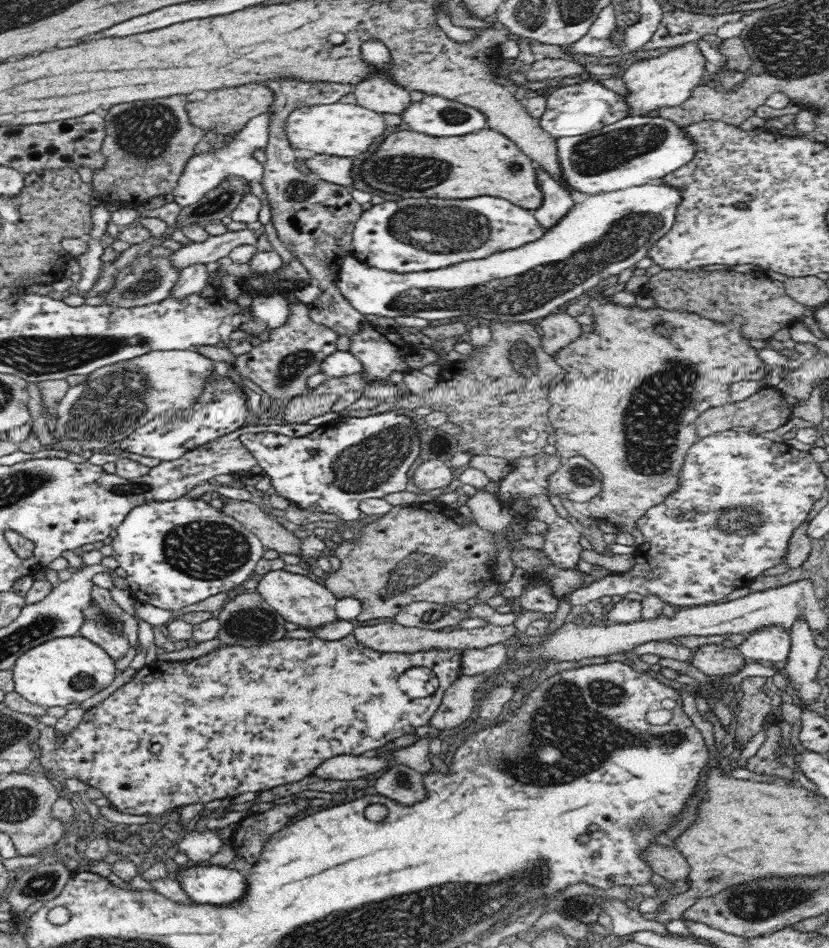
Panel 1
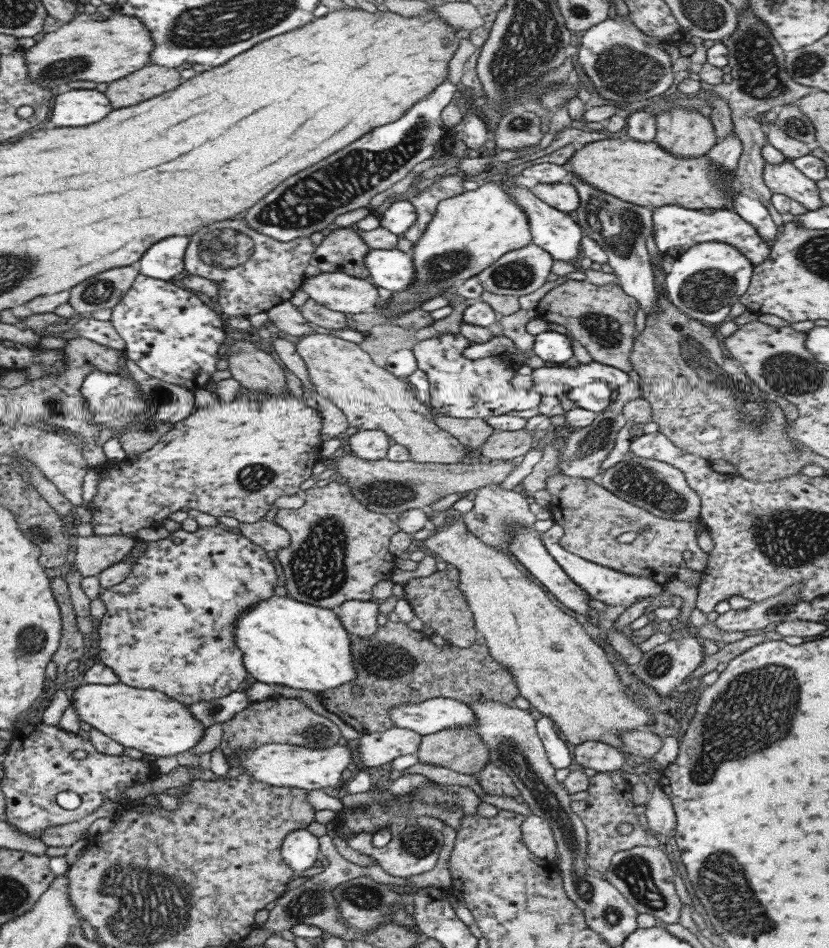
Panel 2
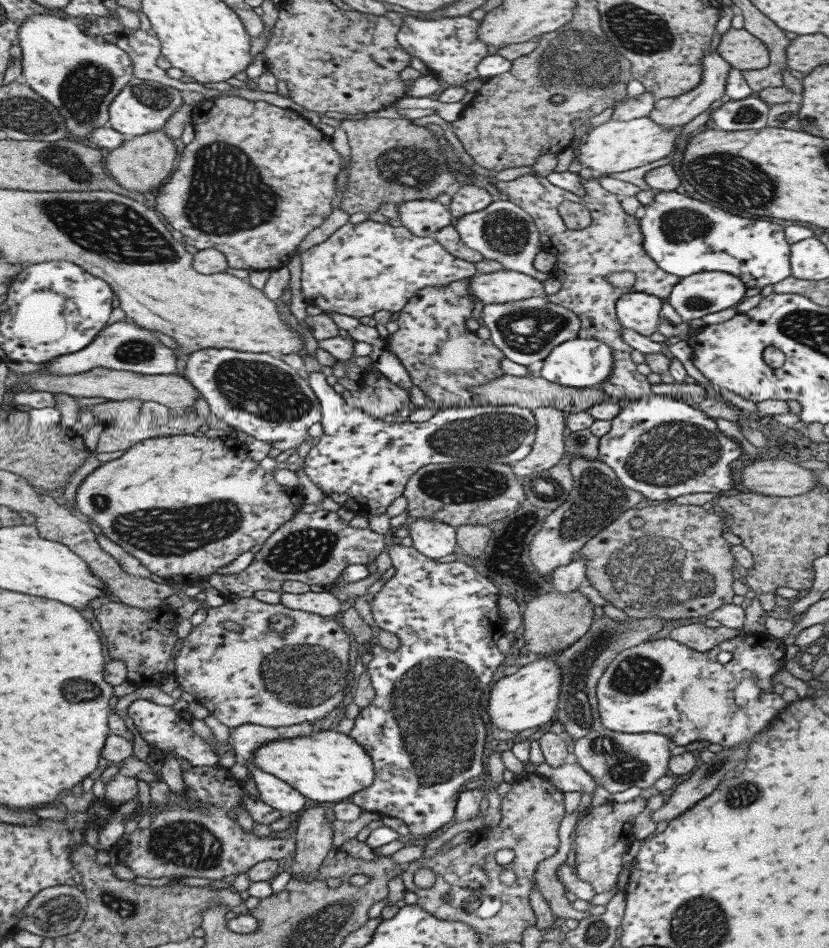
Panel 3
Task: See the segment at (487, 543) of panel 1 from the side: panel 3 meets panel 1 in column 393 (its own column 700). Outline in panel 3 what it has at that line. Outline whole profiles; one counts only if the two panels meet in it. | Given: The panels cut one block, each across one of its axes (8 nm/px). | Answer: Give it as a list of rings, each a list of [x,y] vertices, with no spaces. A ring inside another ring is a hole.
[[[672,501],[656,502],[659,506],[646,506],[643,508],[629,508],[622,512],[613,522],[609,523],[603,530],[593,535],[575,554],[573,559],[585,559],[585,577],[589,585],[591,585],[603,597],[606,602],[610,602],[613,606],[620,608],[625,615],[633,619],[643,619],[658,617],[667,621],[676,619],[689,619],[694,617],[707,617],[716,611],[719,606],[731,604],[733,591],[731,590],[731,582],[733,576],[731,568],[736,564],[731,552],[730,545],[725,541],[721,533],[723,532],[723,520],[719,518],[716,510],[706,511],[701,506],[695,505],[678,505]]]

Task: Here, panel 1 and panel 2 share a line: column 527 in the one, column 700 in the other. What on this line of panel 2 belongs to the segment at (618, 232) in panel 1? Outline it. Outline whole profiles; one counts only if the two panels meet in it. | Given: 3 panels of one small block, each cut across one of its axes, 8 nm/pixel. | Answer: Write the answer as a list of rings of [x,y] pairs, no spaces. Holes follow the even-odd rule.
[[[701,242],[670,260],[663,280],[671,304],[687,316],[706,325],[725,322],[729,308],[738,302],[750,282],[753,265],[725,242]]]

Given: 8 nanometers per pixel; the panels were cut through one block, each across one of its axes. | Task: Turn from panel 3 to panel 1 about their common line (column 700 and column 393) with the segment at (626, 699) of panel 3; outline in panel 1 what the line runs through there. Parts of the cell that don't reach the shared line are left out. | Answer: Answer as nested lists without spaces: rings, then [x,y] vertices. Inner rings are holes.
[[[350,633],[338,640],[325,640],[311,636],[304,639],[284,638],[261,647],[226,646],[214,649],[212,652],[190,661],[148,659],[146,664],[135,672],[129,682],[116,689],[101,703],[86,710],[82,720],[71,731],[56,732],[54,726],[39,723],[40,736],[36,738],[39,747],[37,757],[39,765],[47,770],[48,774],[54,772],[53,776],[56,776],[55,781],[59,785],[71,778],[80,779],[89,787],[100,790],[102,797],[109,801],[108,806],[124,814],[134,816],[157,815],[188,804],[206,805],[220,799],[227,802],[243,792],[261,792],[274,788],[274,786],[298,782],[298,780],[312,775],[312,770],[329,758],[338,755],[358,756],[368,752],[368,750],[380,749],[387,742],[392,742],[404,734],[414,733],[415,728],[429,723],[441,705],[445,690],[461,674],[460,656],[458,651],[450,649],[420,651],[412,654],[380,652],[360,644],[354,633]],[[414,666],[428,666],[437,675],[439,688],[433,695],[424,698],[410,698],[398,687],[398,676],[408,668],[414,668]],[[152,744],[160,744],[160,750],[158,752],[150,751]]]

